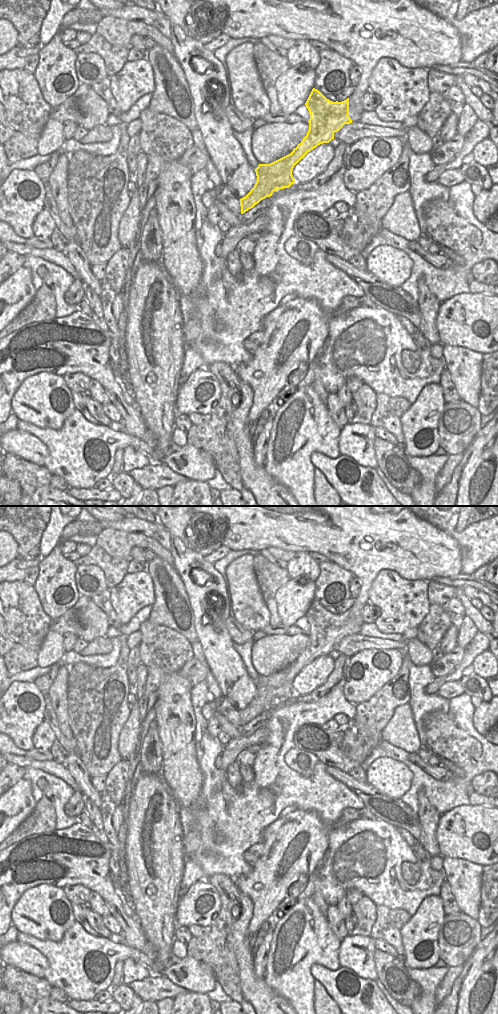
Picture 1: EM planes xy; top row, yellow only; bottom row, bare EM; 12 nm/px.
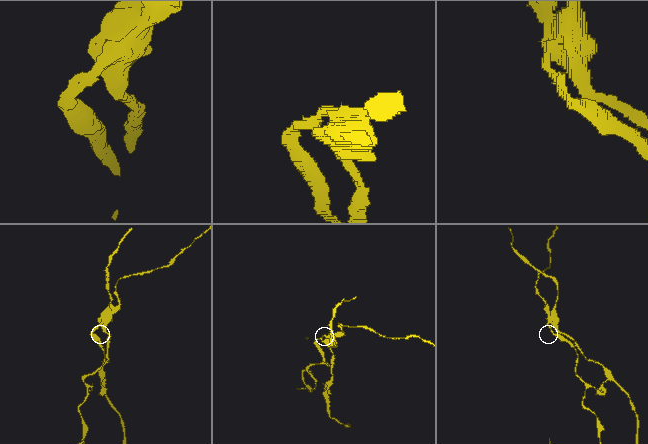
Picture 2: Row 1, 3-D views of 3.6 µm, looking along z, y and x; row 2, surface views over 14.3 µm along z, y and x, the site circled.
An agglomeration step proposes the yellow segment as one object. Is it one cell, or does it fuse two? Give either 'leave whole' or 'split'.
split

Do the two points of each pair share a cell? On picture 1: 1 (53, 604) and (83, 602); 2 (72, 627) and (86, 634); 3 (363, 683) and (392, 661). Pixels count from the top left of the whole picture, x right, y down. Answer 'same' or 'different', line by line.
1: different
2: different
3: same

